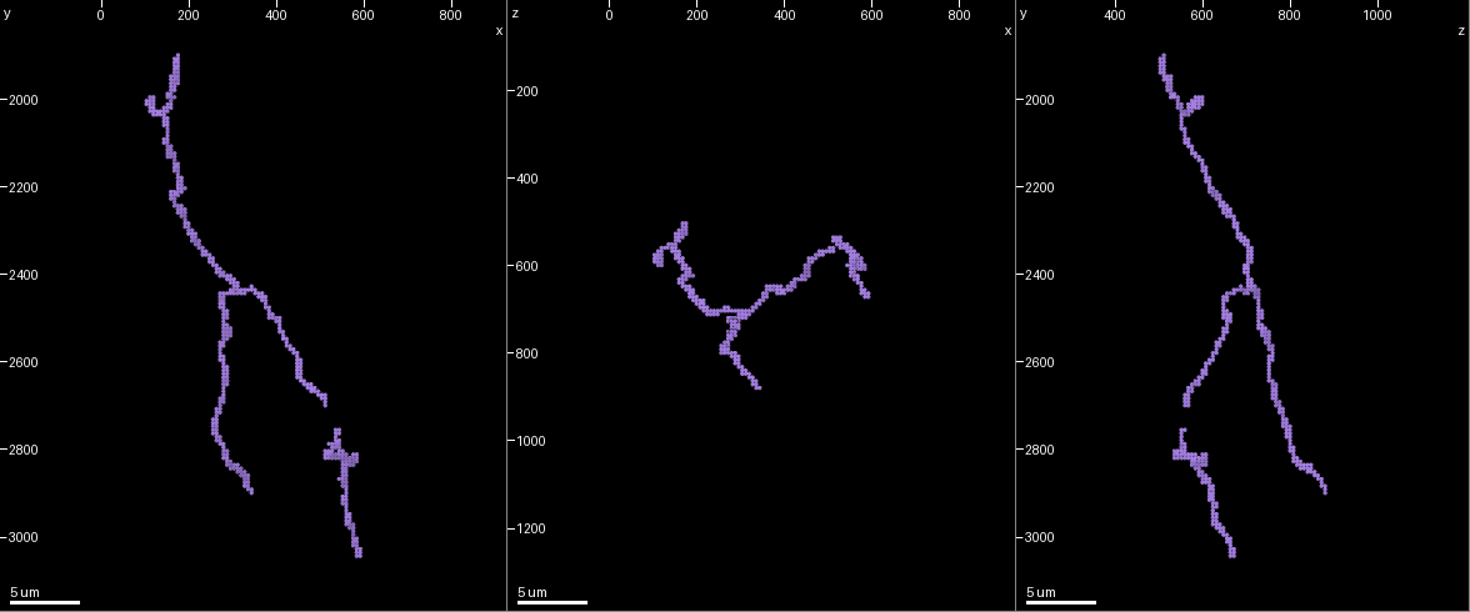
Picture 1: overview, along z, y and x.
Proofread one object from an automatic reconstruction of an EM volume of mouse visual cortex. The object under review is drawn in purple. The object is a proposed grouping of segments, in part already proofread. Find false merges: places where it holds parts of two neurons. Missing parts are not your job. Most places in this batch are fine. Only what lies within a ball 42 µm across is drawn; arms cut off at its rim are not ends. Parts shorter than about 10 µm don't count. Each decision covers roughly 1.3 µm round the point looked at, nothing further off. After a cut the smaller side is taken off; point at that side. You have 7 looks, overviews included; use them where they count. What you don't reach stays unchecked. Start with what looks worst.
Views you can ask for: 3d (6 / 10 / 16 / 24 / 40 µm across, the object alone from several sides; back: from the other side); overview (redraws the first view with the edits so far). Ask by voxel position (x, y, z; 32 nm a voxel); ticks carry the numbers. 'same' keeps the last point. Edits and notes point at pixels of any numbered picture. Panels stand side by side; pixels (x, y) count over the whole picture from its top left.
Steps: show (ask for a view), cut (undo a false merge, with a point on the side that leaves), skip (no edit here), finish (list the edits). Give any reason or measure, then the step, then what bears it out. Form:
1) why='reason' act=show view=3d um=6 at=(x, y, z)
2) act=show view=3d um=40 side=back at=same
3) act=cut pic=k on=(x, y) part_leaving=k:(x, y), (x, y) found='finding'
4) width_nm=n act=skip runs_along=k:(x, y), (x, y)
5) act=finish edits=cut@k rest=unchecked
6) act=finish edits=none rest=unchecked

why='three arms meet' act=show view=3d um=10 at=(310, 2435, 715)

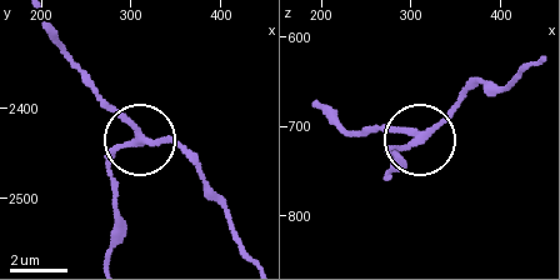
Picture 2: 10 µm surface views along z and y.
arms=3 act=skip runs_along=2:(189, 153), (163, 140), (126, 145), (113, 161), (113, 188) found='continuous, no second neuron'

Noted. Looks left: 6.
why='thick turns thin' act=show view=3d um=10 at=(180, 2195, 610)

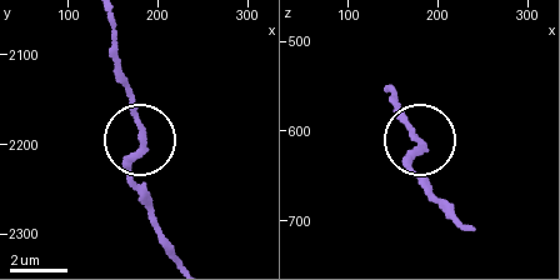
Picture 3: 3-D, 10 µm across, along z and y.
act=skip runs_along=3:(176, 255), (129, 176), (143, 133), (121, 64) found='one neuron here'

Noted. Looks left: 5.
why='thin arm on a thick one' act=show view=3d um=6 at=(555, 2830, 585)

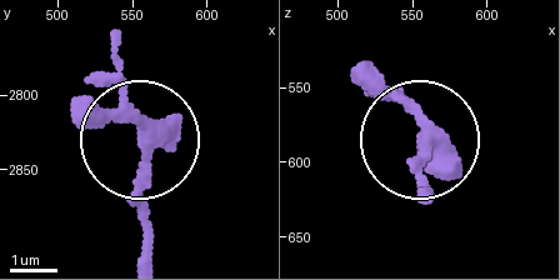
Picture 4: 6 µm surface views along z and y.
act=show view=3d um=6 side=back at=(558, 2830, 586)

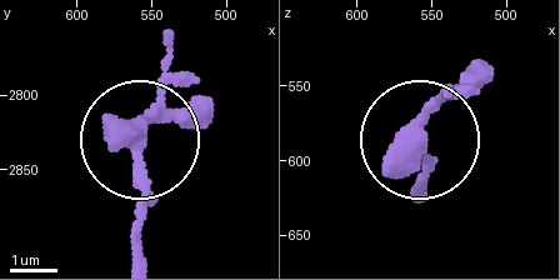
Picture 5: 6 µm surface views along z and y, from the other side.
act=skip runs_along=5:(173, 41), (136, 149), (136, 228) found='one neuron here'

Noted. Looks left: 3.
act=finish edits=none rest=unchecked

